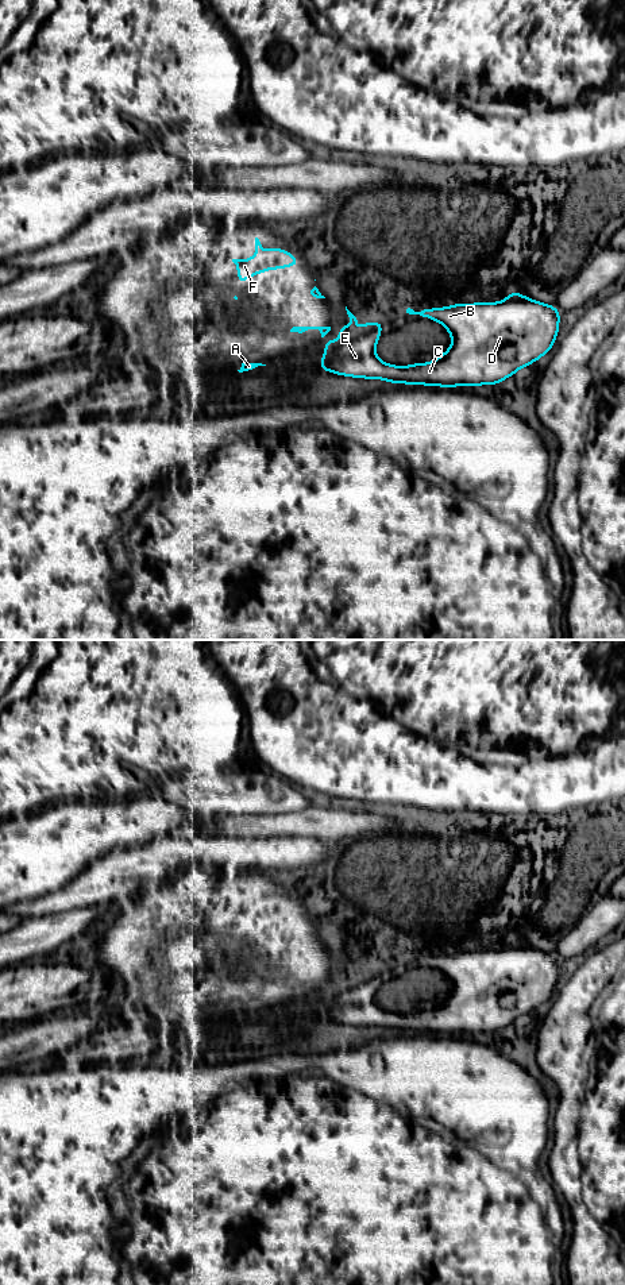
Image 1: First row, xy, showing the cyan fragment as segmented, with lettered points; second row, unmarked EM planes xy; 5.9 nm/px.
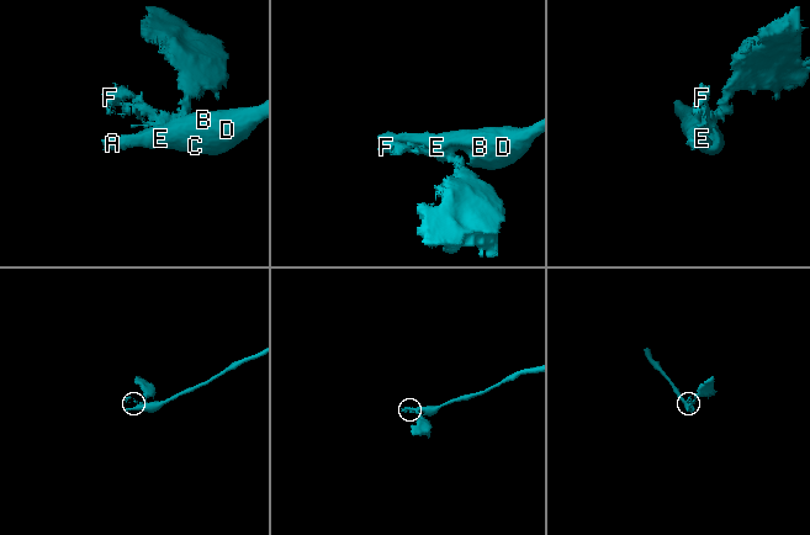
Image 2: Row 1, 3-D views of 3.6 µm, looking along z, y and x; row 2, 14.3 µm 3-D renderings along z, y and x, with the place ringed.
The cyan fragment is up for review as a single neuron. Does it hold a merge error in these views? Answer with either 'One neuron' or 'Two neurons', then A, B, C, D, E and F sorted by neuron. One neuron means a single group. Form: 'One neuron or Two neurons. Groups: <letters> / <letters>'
Two neurons. Groups: A B C D E / F

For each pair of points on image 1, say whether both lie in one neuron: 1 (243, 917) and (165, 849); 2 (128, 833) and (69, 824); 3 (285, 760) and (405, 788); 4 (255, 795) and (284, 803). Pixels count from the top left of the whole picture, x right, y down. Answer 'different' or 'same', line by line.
1: different
2: same
3: same
4: same

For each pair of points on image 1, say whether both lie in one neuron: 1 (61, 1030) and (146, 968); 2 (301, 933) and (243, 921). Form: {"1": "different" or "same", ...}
{"1": "different", "2": "same"}

